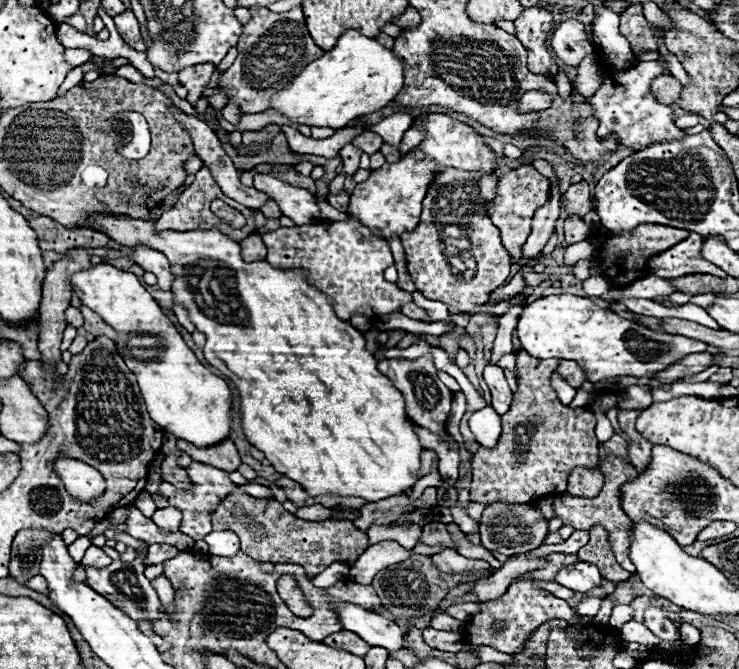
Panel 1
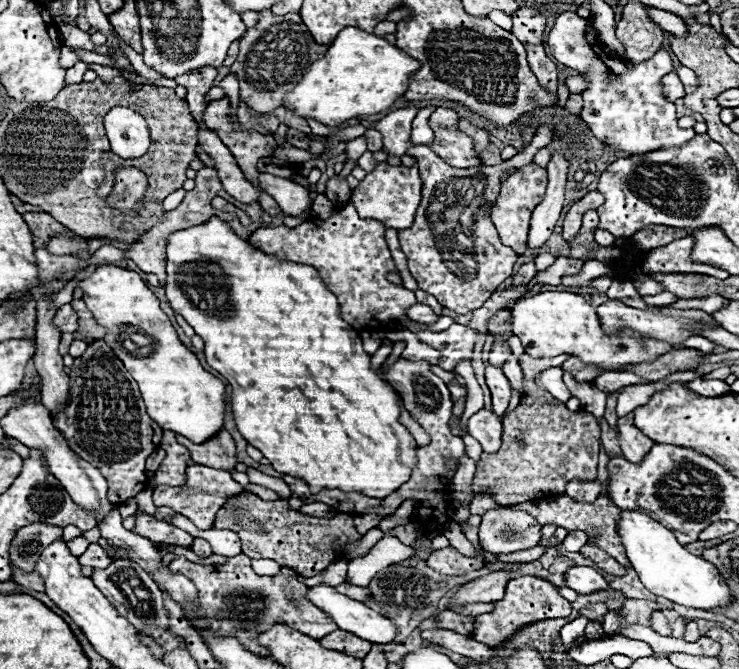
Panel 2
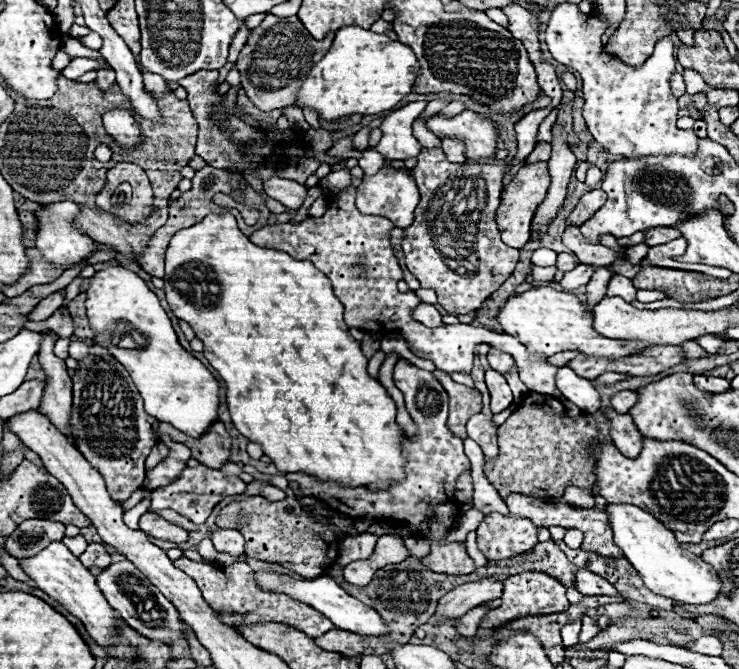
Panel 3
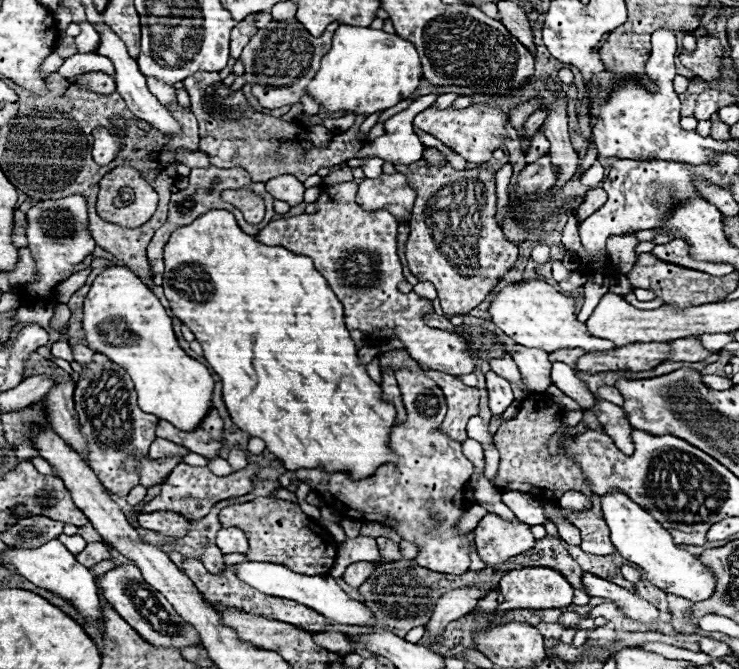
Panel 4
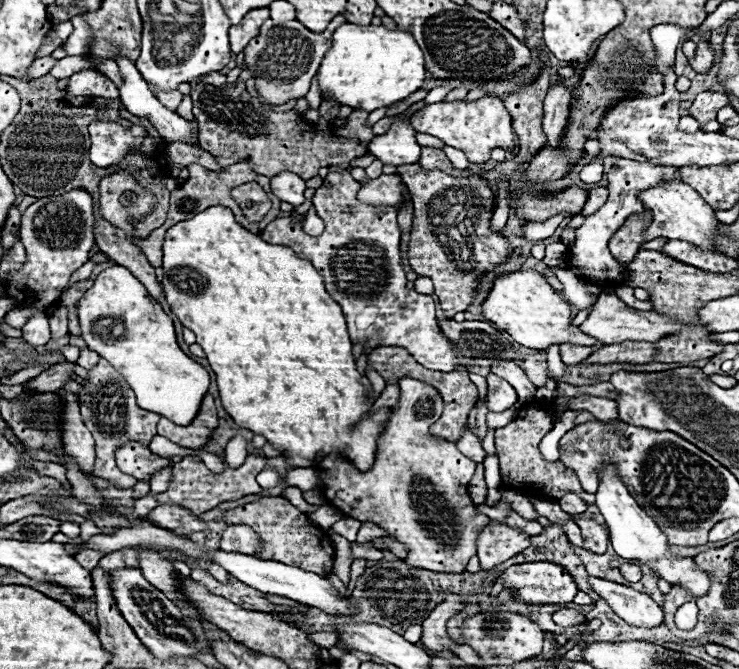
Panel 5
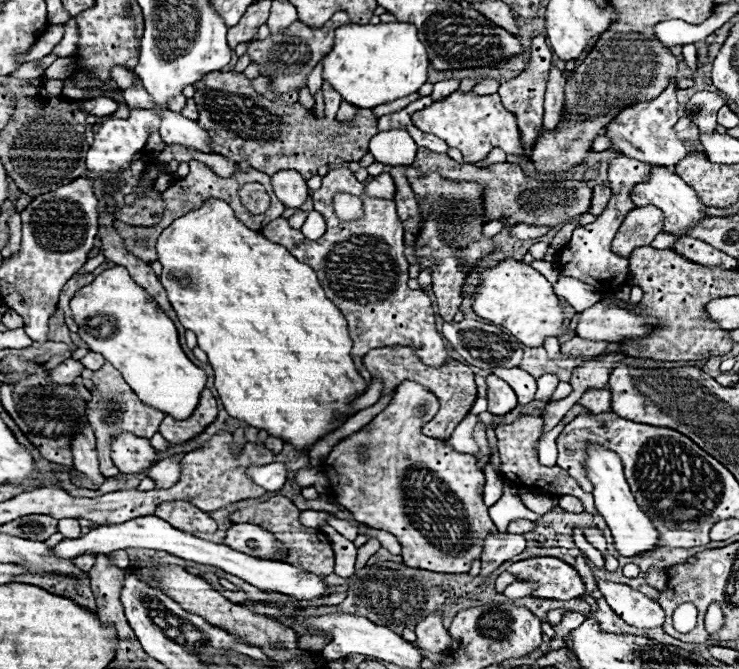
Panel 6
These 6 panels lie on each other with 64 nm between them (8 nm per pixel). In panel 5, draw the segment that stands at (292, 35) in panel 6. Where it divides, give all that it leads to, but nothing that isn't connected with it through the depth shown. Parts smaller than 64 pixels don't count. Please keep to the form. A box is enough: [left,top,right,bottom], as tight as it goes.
[244,14,346,106]

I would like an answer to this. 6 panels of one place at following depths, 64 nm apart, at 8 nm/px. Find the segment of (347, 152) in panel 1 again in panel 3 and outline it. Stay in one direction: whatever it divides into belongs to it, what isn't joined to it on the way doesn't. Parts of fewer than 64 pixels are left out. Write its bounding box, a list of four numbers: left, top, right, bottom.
[352,126,370,152]

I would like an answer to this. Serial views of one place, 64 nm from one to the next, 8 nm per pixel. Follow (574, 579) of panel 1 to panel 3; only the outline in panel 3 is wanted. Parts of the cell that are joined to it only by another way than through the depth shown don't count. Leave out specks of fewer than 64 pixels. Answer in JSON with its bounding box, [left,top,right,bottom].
[574,568,616,596]

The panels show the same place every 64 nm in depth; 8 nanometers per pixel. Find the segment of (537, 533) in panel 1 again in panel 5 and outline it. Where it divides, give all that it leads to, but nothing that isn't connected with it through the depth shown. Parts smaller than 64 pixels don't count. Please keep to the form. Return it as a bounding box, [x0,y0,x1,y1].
[478,520,530,570]

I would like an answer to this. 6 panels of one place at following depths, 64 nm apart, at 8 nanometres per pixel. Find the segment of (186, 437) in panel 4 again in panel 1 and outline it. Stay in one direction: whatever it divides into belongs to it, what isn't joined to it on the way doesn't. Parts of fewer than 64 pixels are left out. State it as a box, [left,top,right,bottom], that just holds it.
[176,440,242,472]

